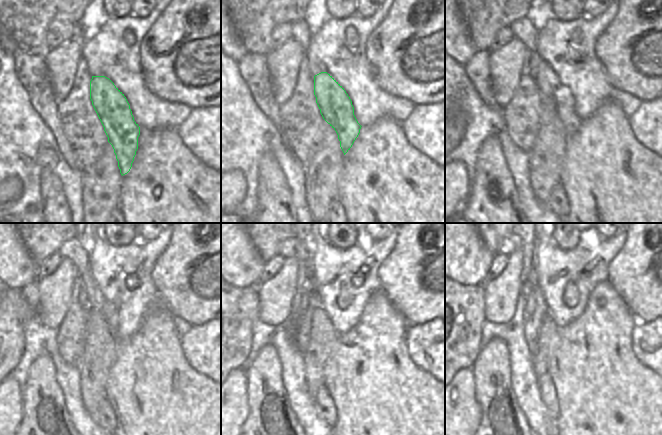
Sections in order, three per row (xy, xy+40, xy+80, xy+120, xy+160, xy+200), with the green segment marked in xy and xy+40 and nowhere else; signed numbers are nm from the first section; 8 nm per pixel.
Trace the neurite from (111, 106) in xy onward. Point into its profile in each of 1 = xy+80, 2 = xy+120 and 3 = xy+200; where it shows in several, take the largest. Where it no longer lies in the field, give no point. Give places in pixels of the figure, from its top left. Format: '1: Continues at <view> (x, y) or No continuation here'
1: Continues at xy+80 (548, 84)
2: Continues at xy+120 (72, 249)
3: Continues at xy+200 (511, 243).

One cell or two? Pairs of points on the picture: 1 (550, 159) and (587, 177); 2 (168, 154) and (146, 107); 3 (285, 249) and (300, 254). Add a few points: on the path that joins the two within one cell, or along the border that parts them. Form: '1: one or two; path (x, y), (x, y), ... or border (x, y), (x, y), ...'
1: two; border (566, 141), (566, 154), (559, 183)
2: two; border (140, 127), (147, 129), (174, 128), (179, 134)
3: one; path (289, 249), (296, 250)

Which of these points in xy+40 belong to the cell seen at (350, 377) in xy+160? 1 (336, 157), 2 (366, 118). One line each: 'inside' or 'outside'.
1: outside
2: outside

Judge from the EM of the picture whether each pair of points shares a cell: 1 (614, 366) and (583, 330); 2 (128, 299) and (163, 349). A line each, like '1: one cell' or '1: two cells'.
1: one cell
2: two cells

